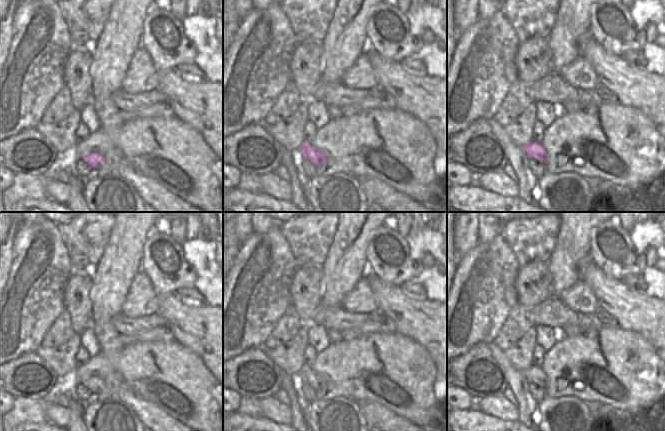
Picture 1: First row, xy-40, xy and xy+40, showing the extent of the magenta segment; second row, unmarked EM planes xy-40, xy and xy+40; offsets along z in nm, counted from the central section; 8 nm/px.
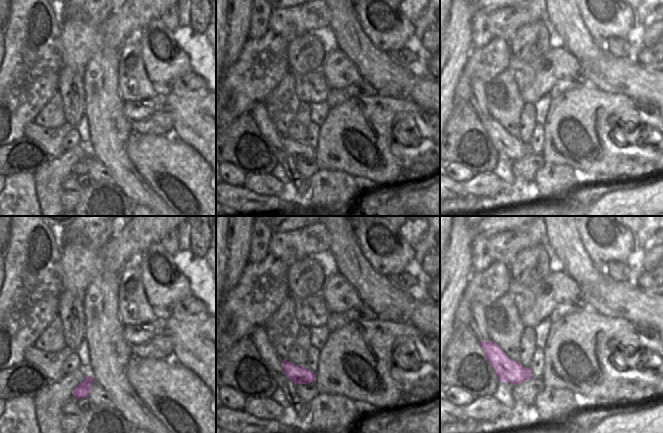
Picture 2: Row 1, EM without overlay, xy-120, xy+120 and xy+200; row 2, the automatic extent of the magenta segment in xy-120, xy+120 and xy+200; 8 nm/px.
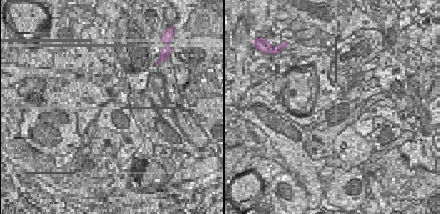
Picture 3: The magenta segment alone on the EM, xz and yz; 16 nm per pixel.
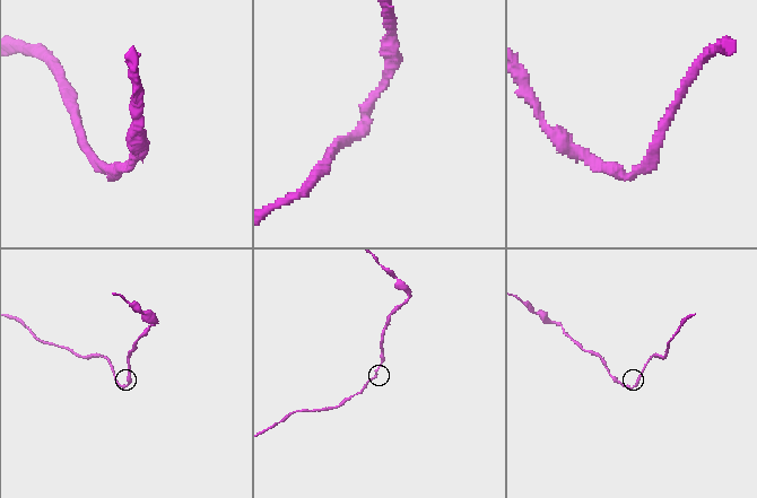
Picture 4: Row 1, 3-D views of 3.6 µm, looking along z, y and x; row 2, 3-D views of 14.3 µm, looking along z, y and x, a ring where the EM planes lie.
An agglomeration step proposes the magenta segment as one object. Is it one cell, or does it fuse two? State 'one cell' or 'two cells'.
two cells

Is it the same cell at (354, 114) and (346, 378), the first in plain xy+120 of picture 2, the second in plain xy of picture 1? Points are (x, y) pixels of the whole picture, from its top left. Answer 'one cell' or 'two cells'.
one cell

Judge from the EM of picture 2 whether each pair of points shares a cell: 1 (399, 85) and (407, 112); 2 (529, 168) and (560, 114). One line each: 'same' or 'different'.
1: different
2: different

